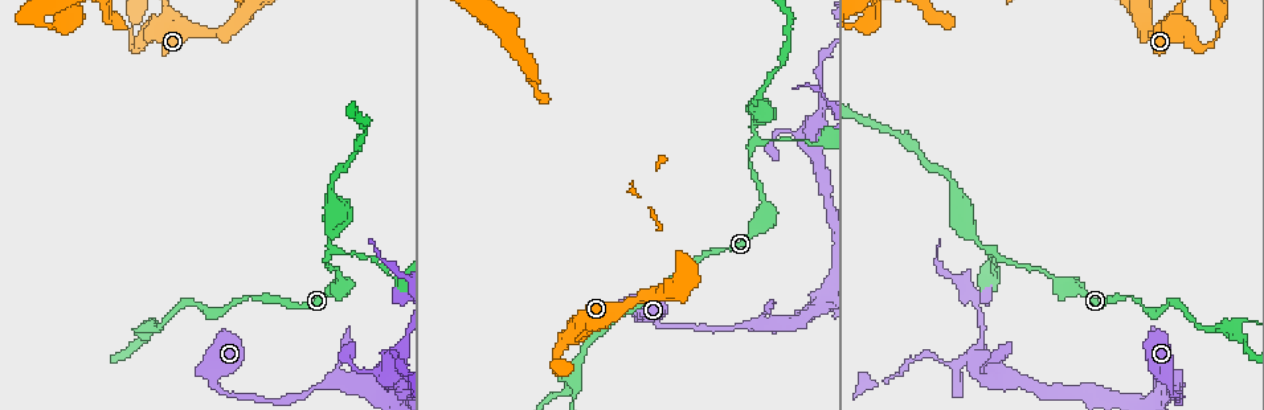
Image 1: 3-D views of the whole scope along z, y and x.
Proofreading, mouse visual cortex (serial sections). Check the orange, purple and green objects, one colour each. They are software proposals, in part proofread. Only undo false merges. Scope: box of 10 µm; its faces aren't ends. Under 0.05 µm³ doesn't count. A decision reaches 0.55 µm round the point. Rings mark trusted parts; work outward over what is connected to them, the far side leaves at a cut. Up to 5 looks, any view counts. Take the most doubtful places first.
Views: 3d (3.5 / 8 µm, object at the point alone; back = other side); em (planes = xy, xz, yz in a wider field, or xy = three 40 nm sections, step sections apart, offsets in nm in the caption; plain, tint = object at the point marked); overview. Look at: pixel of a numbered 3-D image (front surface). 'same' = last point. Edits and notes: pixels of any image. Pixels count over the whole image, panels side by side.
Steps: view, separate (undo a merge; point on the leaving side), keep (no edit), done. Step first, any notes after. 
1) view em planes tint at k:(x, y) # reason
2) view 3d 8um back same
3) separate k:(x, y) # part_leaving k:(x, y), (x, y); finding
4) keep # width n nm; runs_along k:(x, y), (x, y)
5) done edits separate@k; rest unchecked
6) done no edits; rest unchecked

view 3d 8um back at 1:(378, 371) # thick turns thin

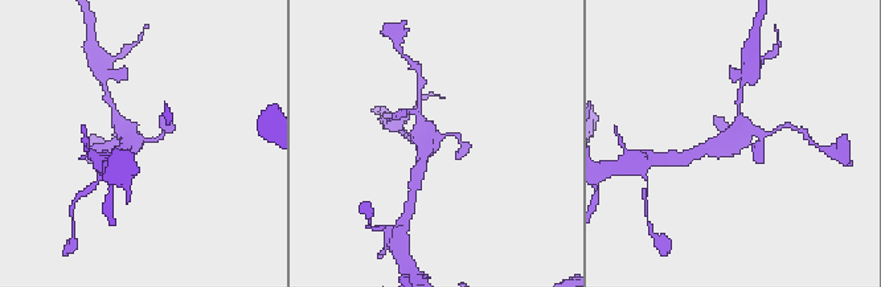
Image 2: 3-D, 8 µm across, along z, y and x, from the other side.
view 3d 3.5um back same # zoom in

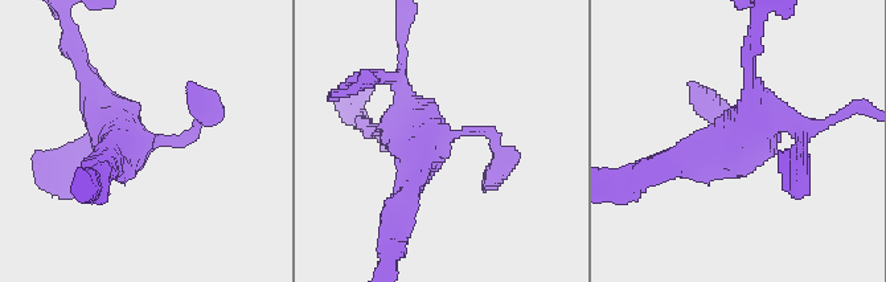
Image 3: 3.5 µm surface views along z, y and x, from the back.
view em xy step 3 tint at 3:(144, 141) # now the EM

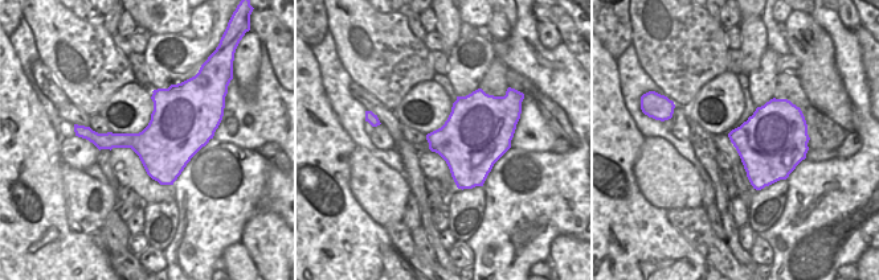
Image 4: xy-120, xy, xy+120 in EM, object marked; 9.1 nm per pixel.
keep # runs_along 3:(107, 164), (119, 135), (184, 140), (209, 111); one cell here

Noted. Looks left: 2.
view 3d 8um at 1:(756, 142) # two arms in line, one across

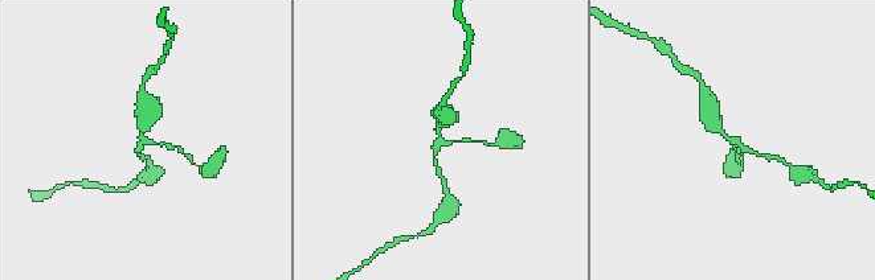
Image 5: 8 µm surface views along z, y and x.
view em xy step 1 tint same # arms 3; arm_widths 100, 150, 300 nm; now the EM

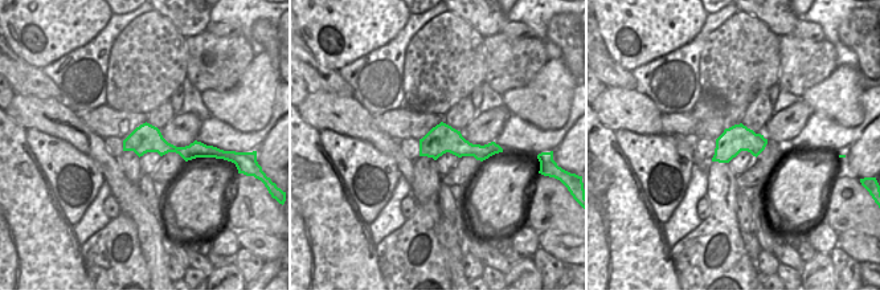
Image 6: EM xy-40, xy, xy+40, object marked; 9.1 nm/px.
keep # width 260 nm; runs_along 6:(126, 143), (199, 151); all the same cell

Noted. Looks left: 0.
done no edits; rest unchecked

